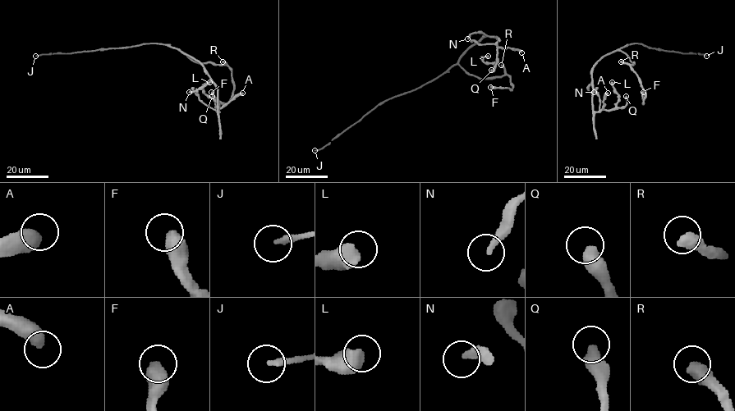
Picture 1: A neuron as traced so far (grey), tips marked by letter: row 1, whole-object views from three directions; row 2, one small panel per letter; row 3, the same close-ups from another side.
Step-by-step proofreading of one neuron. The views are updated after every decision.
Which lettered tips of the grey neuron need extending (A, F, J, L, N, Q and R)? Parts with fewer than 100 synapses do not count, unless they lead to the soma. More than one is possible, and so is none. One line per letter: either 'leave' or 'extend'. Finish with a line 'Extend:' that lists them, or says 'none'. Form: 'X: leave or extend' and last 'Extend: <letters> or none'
A: leave
F: leave
J: extend
L: leave
N: leave
Q: leave
R: leave
Extend: J

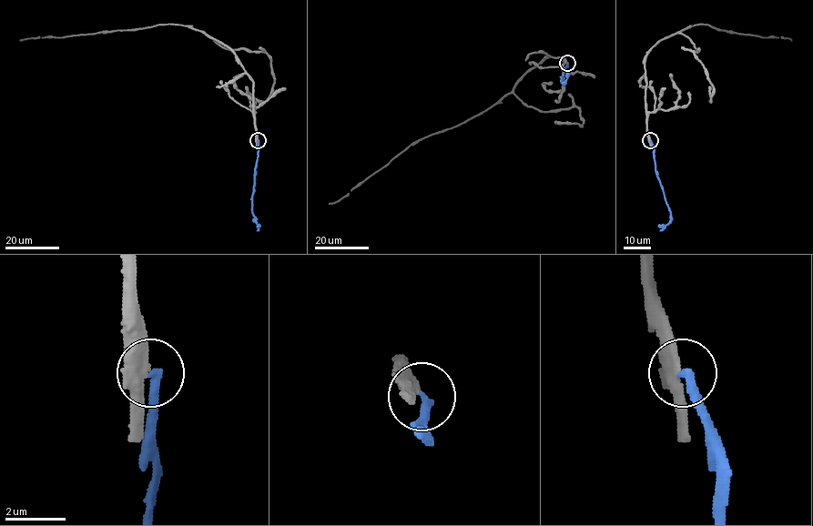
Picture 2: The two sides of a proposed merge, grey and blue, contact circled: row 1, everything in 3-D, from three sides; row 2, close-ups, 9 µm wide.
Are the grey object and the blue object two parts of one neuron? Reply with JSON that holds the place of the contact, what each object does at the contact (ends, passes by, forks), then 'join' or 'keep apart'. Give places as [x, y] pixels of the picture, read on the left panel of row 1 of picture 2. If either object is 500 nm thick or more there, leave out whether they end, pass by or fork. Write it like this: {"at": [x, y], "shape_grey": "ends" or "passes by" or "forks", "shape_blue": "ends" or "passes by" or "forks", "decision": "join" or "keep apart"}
{"at": [258, 140], "shape_grey": "passes by", "shape_blue": "ends", "decision": "keep apart"}

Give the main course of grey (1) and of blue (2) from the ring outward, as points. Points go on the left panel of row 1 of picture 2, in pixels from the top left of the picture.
1: (258, 140), (252, 79), (227, 46), (201, 31), (186, 25), (156, 25), (19, 40)
2: (258, 140), (252, 197), (257, 230)

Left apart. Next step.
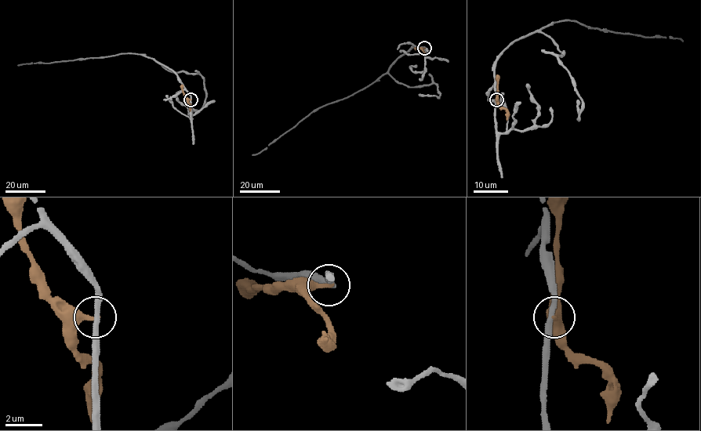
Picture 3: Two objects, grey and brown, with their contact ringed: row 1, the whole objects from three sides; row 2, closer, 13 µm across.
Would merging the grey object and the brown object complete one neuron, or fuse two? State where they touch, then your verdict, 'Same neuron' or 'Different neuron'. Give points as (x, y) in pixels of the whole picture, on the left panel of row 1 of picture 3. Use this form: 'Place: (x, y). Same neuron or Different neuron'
Place: (190, 99). Different neuron

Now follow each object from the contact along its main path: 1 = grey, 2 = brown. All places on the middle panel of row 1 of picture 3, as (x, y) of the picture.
1: (424, 48), (411, 47), (375, 81), (341, 99), (314, 110), (264, 150), (252, 155)
2: (424, 48), (415, 48)

